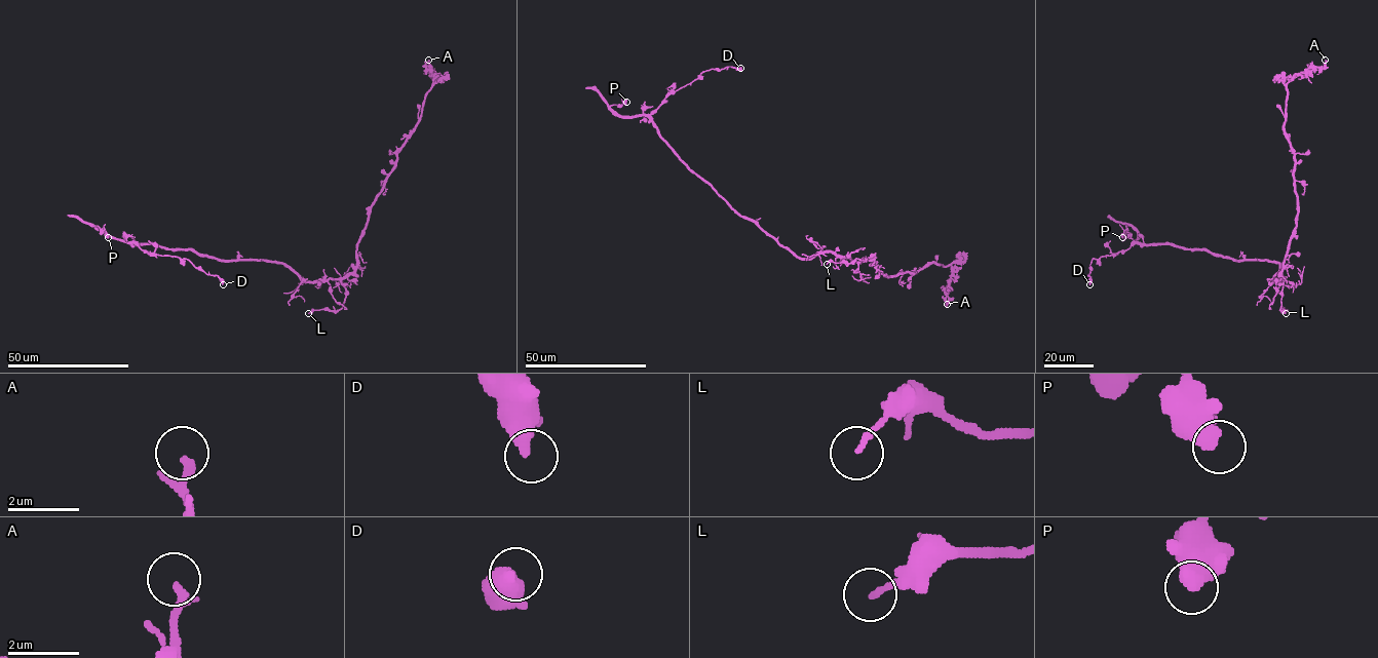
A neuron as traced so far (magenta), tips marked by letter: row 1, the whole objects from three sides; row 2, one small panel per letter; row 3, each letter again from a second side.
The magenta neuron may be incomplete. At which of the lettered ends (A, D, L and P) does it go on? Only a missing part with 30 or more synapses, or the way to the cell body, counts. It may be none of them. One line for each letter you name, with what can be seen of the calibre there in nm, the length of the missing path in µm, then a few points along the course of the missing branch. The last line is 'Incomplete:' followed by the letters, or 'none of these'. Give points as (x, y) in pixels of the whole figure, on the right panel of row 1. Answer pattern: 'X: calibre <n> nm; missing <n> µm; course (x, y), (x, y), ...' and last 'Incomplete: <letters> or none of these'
Incomplete: none of these

